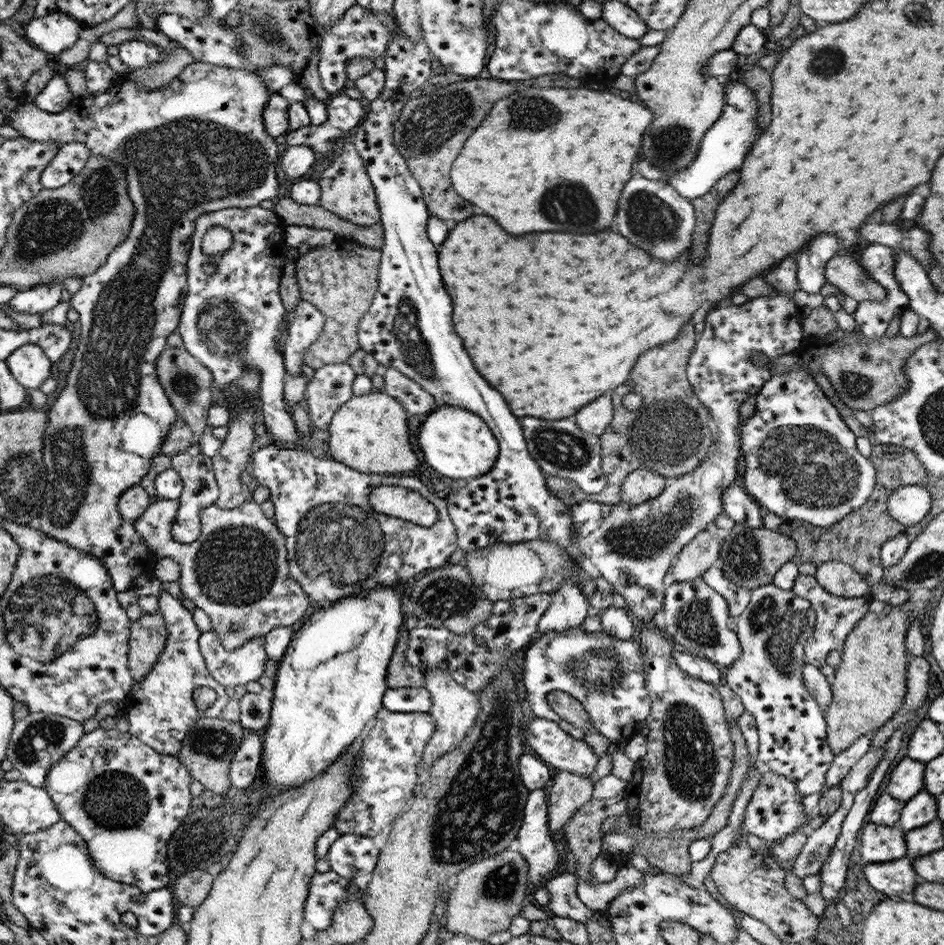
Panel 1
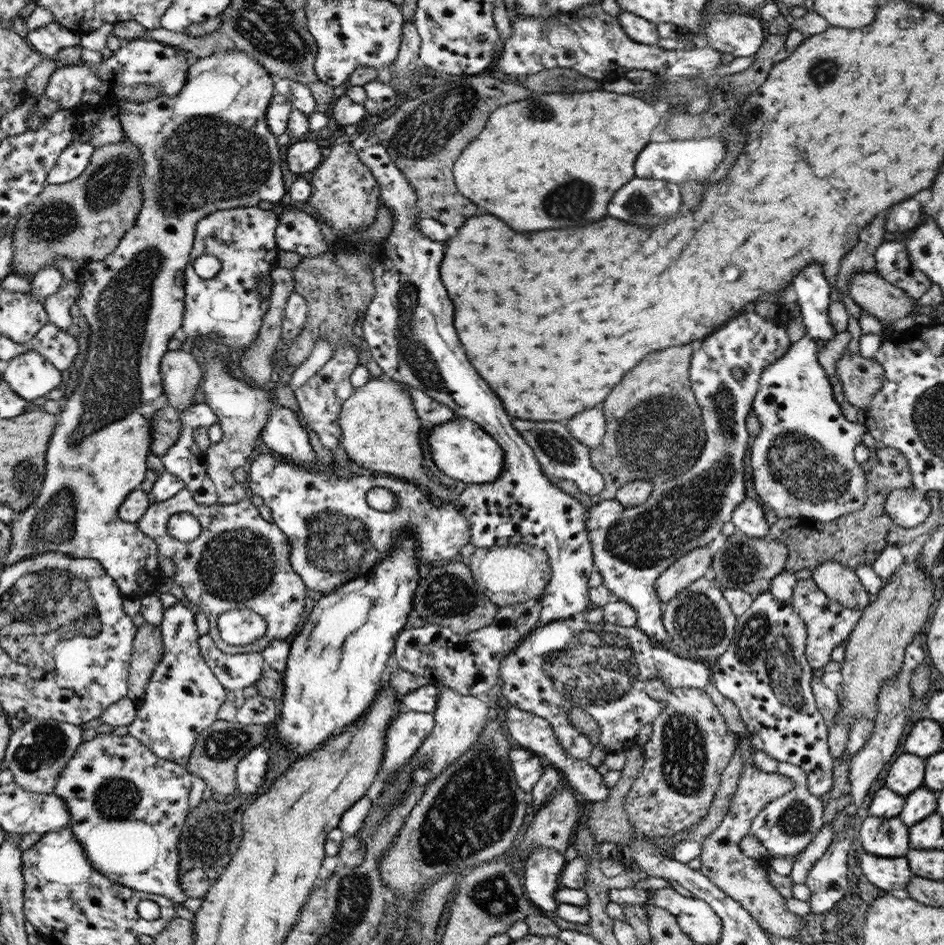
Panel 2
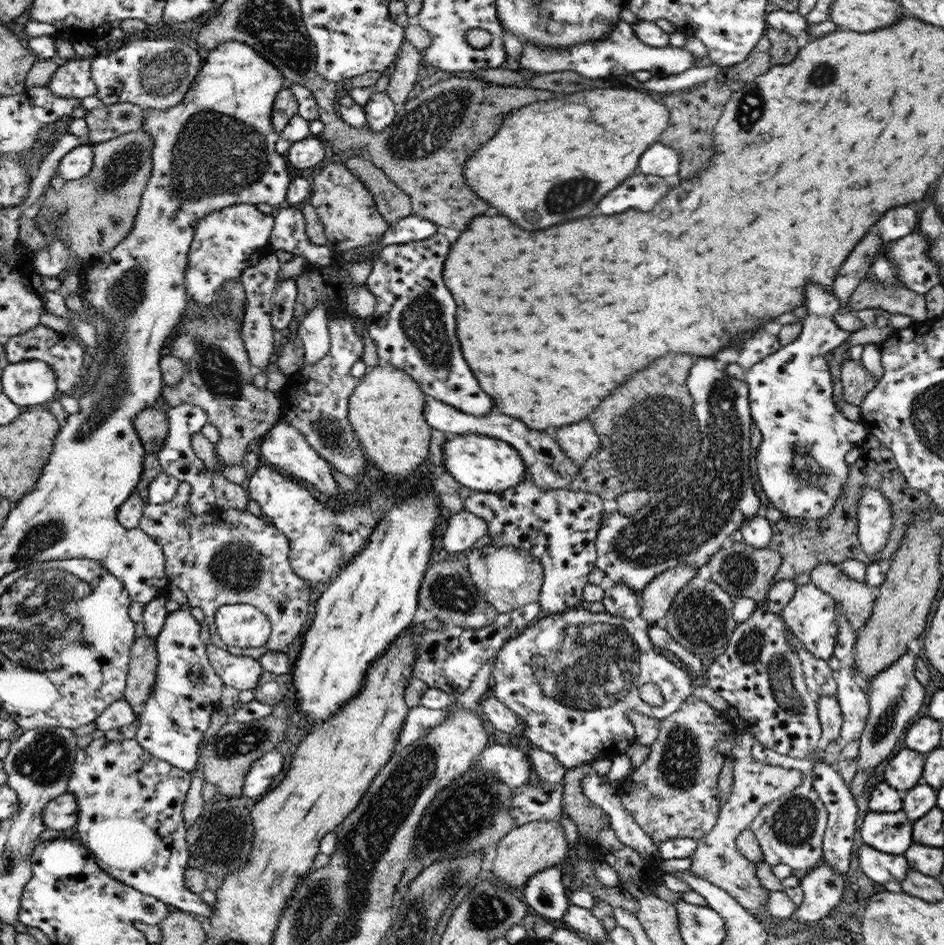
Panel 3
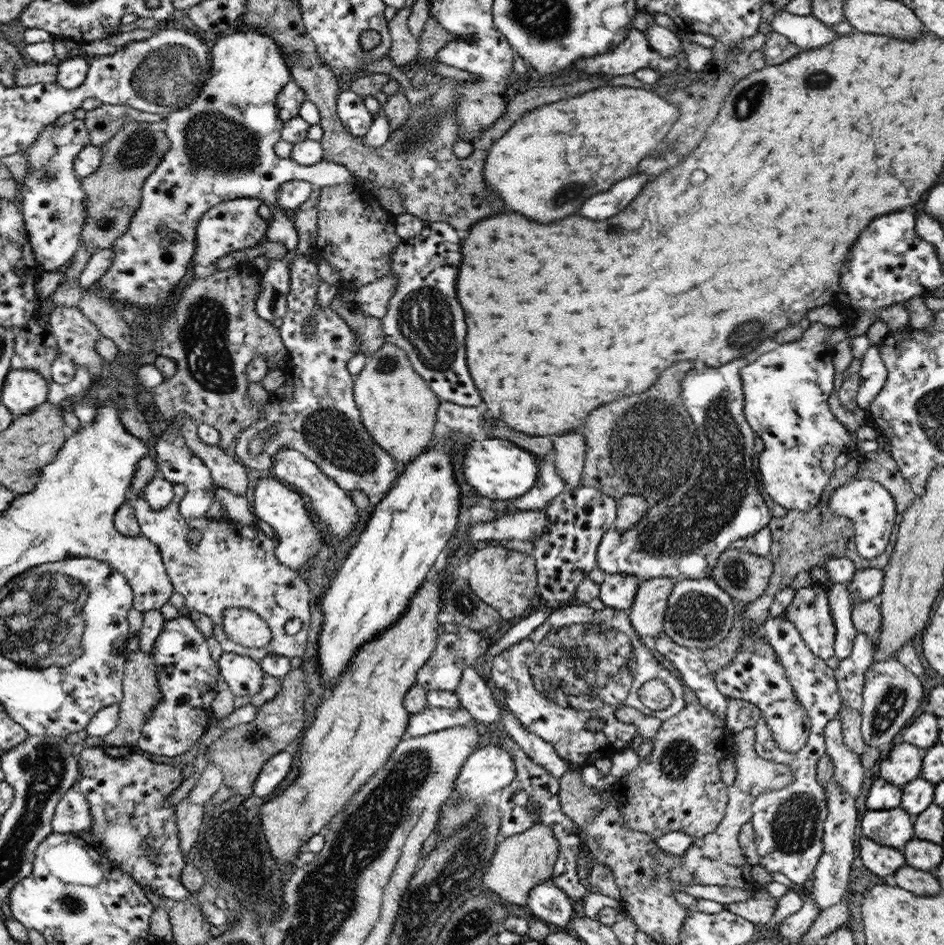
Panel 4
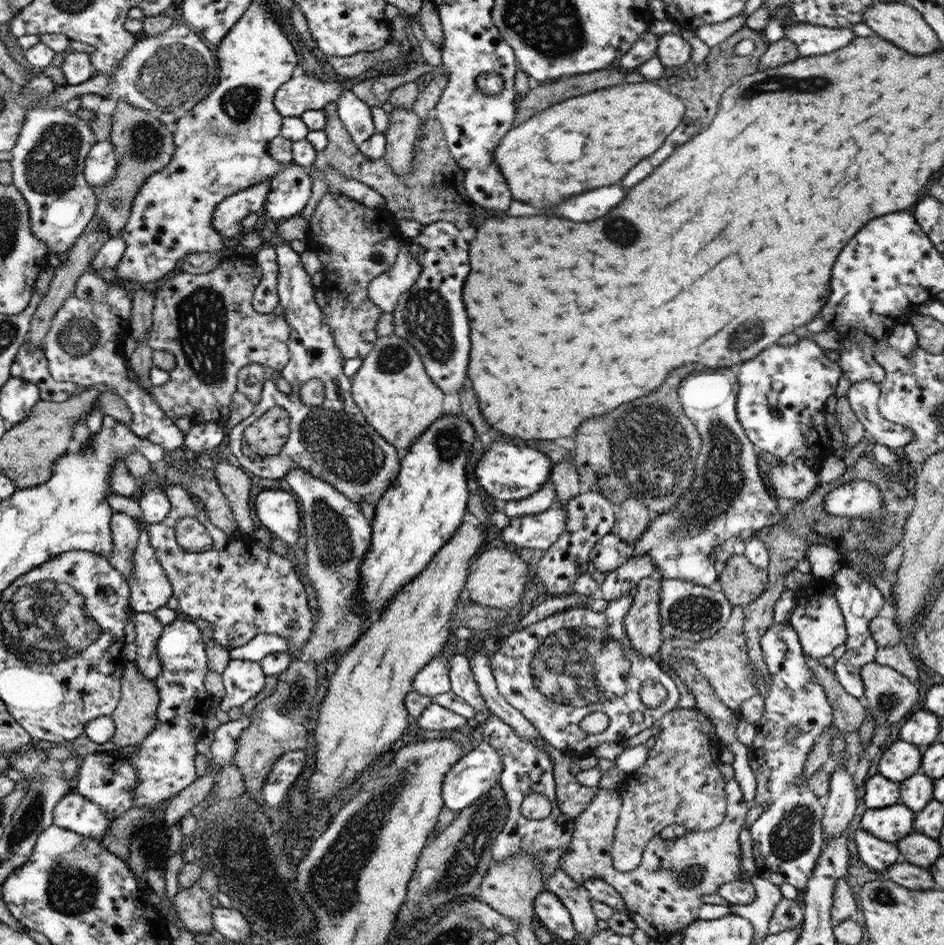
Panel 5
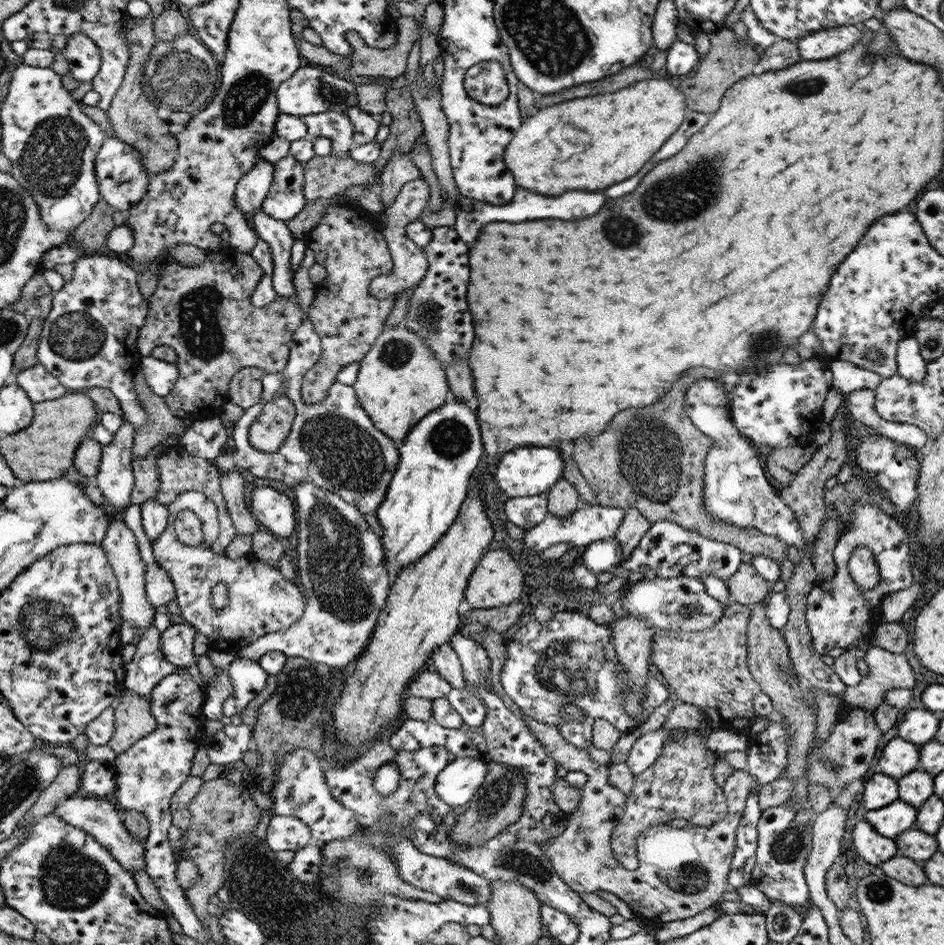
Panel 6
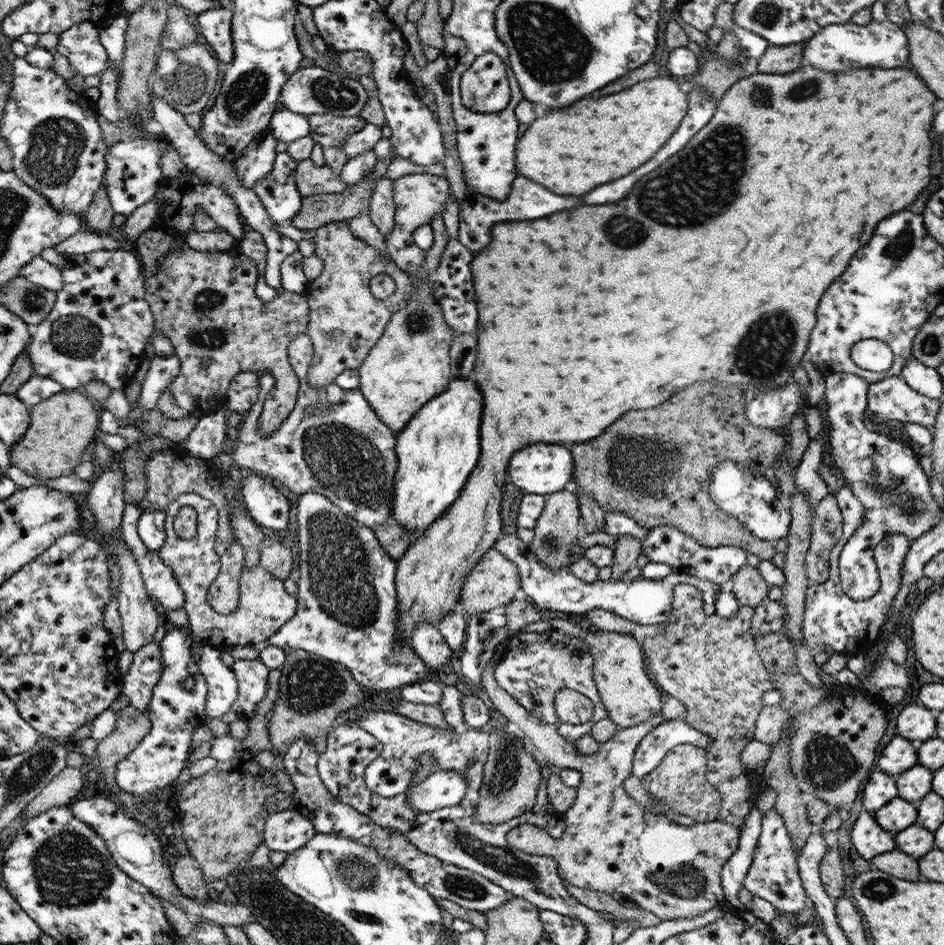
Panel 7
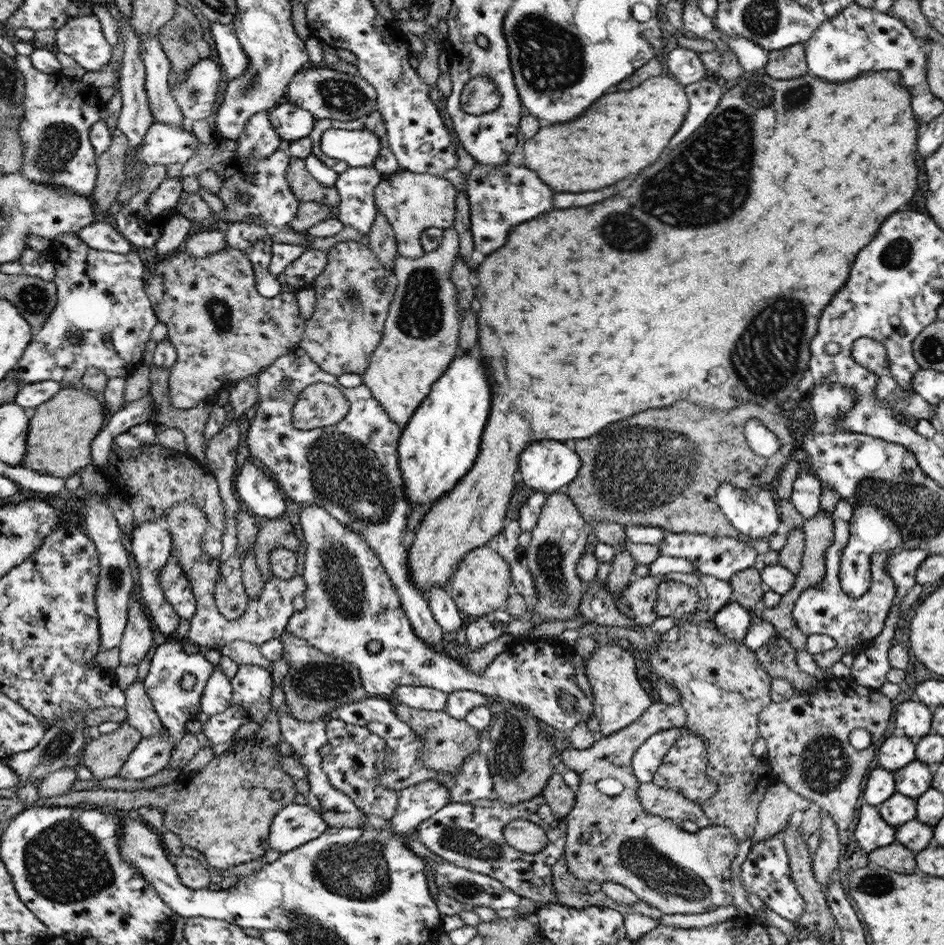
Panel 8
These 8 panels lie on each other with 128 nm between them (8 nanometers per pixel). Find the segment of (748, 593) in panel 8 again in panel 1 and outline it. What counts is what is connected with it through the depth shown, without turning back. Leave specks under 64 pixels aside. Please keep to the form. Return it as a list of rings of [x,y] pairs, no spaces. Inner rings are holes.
[[[738,522],[721,544],[718,565],[723,576],[728,580],[746,590],[752,590],[772,583],[776,572],[779,572],[784,564],[792,560],[796,551],[796,542],[790,536],[777,530],[767,529],[764,526],[748,528],[746,524]]]

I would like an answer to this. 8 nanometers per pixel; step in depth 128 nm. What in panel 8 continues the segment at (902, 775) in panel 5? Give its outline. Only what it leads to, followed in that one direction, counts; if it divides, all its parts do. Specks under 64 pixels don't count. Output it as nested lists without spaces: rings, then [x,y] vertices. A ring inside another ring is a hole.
[[[891,735],[880,743],[876,757],[882,769],[894,772],[916,759],[916,748],[910,737]]]

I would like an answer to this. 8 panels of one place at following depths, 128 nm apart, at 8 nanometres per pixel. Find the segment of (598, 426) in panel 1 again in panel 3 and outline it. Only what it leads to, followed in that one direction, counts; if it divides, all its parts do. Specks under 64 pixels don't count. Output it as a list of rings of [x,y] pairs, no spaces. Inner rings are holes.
[[[588,420],[562,426],[556,430],[555,440],[564,450],[564,454],[570,460],[574,460],[579,467],[587,463],[590,456],[600,446],[598,436]]]

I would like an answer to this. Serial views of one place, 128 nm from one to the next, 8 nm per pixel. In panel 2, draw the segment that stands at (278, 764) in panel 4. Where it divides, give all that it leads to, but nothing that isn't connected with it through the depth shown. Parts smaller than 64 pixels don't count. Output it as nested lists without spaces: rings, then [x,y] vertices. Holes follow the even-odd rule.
[[[260,746],[252,748],[240,762],[235,774],[238,791],[241,794],[255,794],[263,785],[268,774],[270,756],[266,749]]]

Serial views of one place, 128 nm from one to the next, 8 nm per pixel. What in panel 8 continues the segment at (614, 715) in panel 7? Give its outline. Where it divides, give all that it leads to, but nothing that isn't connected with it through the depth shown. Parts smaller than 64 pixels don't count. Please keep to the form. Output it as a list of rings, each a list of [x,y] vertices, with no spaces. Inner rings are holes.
[[[598,640],[598,647],[593,650],[585,671],[594,696],[593,717],[600,722],[600,730],[603,731],[604,736],[618,732],[621,728],[626,728],[626,726],[638,720],[648,710],[648,707],[654,703],[653,698],[641,686],[635,670],[634,654],[616,643],[605,644],[605,642]]]

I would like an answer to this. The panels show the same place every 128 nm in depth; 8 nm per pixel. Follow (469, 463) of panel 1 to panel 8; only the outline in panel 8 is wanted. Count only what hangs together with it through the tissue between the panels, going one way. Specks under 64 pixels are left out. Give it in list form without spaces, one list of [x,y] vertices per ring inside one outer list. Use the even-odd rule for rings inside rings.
[[[538,440],[520,454],[518,471],[534,492],[548,495],[570,484],[576,478],[580,464],[578,454],[562,442]]]

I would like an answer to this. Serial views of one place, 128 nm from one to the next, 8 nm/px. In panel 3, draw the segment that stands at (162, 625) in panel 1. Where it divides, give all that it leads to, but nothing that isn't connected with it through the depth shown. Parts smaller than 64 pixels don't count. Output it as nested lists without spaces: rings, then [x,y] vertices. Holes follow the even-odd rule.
[[[140,636],[132,647],[131,674],[128,675],[128,686],[124,700],[132,706],[134,714],[140,716],[148,696],[153,692],[158,668],[156,638]]]

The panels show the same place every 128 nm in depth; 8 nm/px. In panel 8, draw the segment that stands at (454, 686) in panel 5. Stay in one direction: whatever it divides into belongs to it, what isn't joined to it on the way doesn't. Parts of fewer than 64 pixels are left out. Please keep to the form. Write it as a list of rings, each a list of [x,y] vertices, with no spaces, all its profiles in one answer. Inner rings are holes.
[[[294,346],[258,375],[259,400],[246,440],[249,452],[260,458],[294,502],[300,502],[304,507],[316,504],[326,508],[340,524],[367,538],[400,596],[400,604],[416,636],[434,649],[434,644],[446,635],[433,617],[422,591],[412,583],[408,565],[408,548],[413,535],[406,528],[414,506],[404,491],[398,464],[397,446],[403,430],[390,419],[368,385],[342,386],[337,376],[323,372],[299,347]],[[284,380],[290,382],[288,387],[284,387]],[[314,383],[326,383],[342,390],[348,399],[349,410],[343,420],[333,426],[300,431],[294,427],[292,407],[298,401],[300,391]]]

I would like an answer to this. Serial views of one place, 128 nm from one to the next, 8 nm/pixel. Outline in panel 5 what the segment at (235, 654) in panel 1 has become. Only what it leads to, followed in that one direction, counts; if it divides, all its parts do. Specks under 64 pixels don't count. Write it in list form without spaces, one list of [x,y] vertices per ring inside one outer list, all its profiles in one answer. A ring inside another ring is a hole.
[[[232,658],[221,675],[225,694],[219,703],[224,712],[241,707],[254,698],[264,688],[267,677],[260,663]]]

